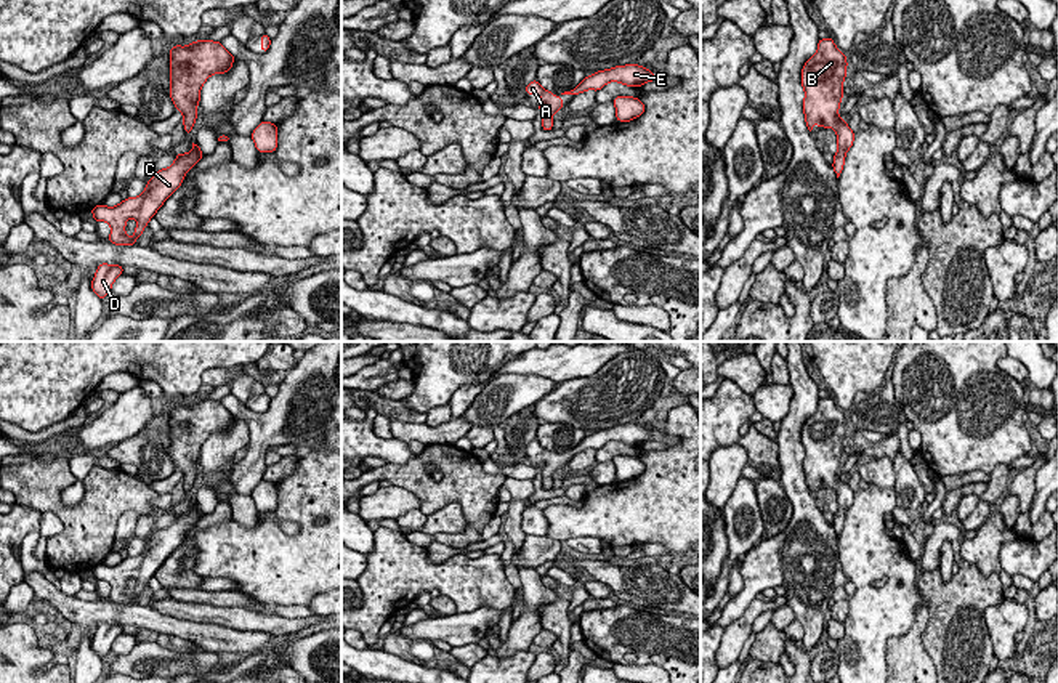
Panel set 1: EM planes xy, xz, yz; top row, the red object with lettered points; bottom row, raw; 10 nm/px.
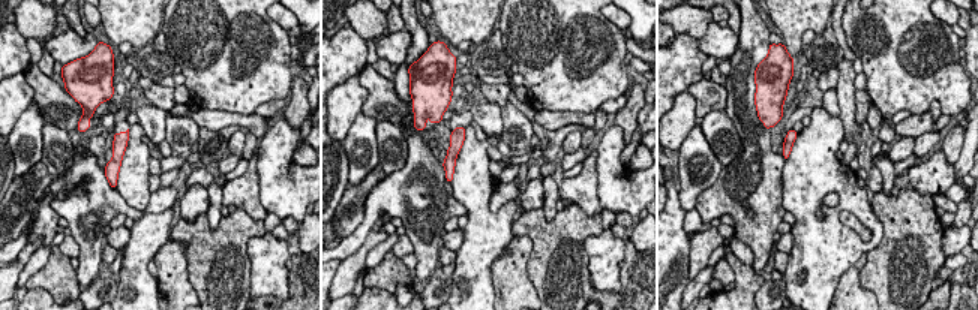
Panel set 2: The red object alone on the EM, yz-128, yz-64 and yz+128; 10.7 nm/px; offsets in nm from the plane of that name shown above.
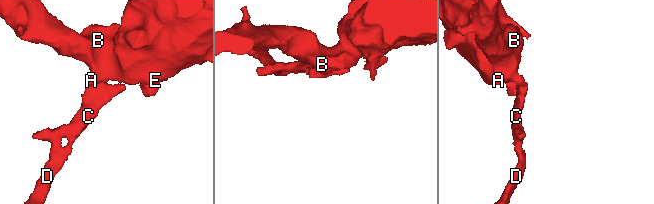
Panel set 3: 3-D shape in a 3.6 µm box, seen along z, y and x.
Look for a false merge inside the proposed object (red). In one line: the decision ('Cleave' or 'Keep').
Keep

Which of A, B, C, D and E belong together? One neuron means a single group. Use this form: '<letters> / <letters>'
A B C D E

